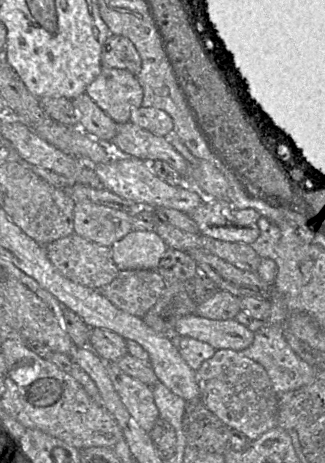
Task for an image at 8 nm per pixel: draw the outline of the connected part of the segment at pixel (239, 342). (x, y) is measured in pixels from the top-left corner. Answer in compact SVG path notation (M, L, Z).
M196 314L180 318L175 324L174 334L205 342L215 350L242 351L254 340L253 328L248 328L235 319L212 320Z

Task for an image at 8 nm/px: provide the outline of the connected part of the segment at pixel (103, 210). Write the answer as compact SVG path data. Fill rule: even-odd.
M76 202L74 233L88 241L111 248L131 232L131 216L106 206Z

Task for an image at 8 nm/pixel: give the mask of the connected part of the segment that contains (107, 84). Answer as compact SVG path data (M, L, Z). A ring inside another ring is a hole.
M102 67L86 93L117 124L130 121L132 112L142 106L143 89L137 76L122 69Z

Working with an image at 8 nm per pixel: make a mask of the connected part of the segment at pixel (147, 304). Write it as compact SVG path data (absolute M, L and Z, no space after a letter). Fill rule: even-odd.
M156 270L119 271L111 283L100 291L117 308L142 318L158 301L167 283Z

